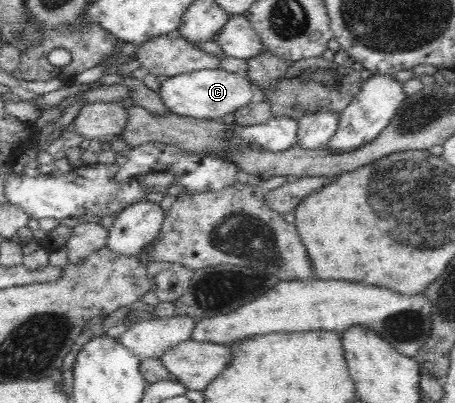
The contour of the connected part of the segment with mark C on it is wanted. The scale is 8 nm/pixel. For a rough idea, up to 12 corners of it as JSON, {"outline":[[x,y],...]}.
{"outline":[[221,68],[160,79],[172,113],[221,120],[257,99],[246,73]]}

